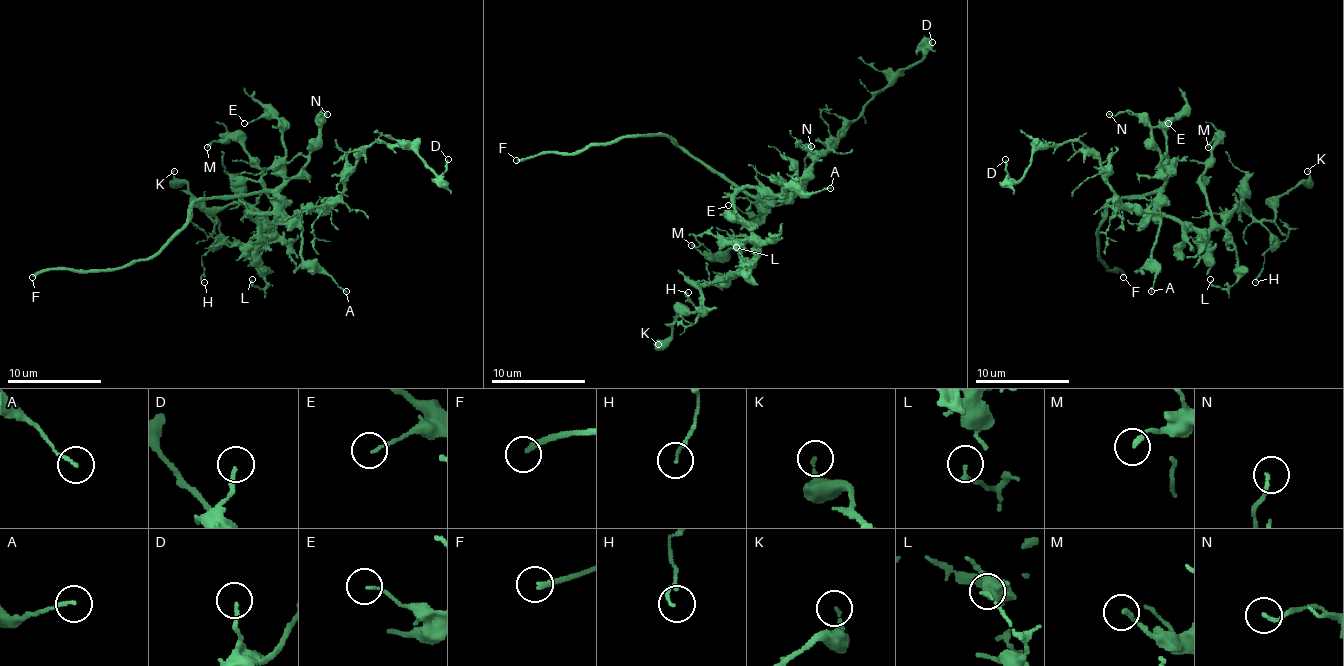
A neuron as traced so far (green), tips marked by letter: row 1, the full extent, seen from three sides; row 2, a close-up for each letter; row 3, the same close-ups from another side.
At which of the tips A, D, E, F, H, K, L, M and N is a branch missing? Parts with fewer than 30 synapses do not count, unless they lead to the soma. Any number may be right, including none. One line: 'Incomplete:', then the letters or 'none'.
Incomplete: F

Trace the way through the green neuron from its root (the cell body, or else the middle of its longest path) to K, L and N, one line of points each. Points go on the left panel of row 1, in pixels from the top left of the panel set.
K: (278, 201), (268, 213), (252, 213), (270, 230), (266, 220), (242, 204), (223, 206), (214, 220), (174, 171)
L: (278, 201), (268, 213), (252, 213), (270, 230), (256, 263), (266, 284), (261, 289), (252, 279)
N: (278, 201), (278, 192), (308, 159), (308, 152), (320, 128), (320, 112), (325, 116), (327, 114)

